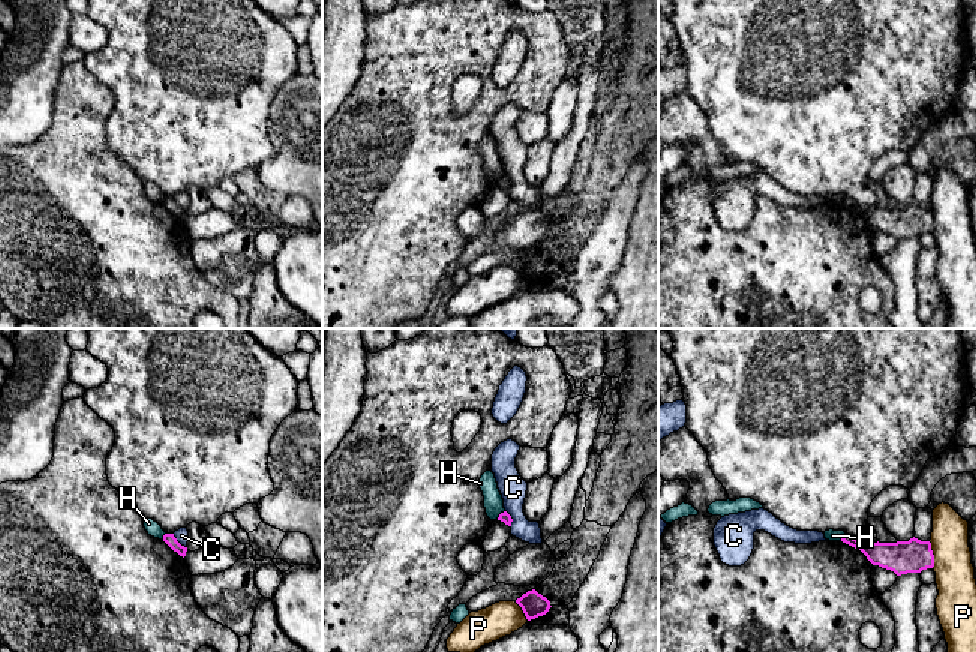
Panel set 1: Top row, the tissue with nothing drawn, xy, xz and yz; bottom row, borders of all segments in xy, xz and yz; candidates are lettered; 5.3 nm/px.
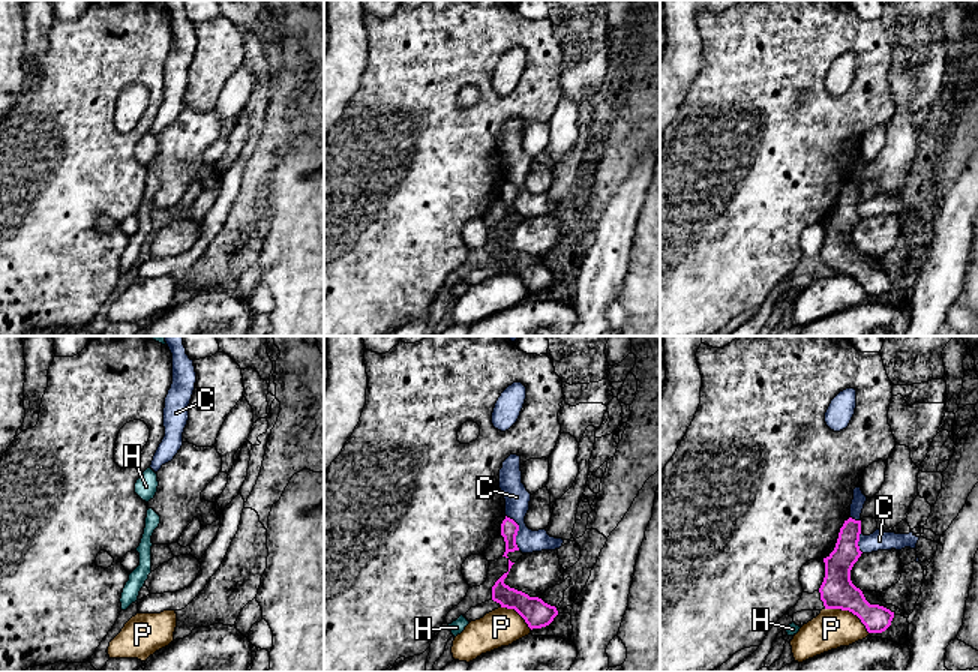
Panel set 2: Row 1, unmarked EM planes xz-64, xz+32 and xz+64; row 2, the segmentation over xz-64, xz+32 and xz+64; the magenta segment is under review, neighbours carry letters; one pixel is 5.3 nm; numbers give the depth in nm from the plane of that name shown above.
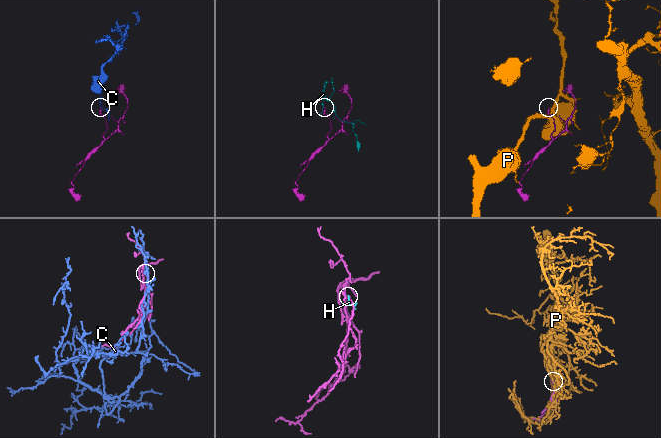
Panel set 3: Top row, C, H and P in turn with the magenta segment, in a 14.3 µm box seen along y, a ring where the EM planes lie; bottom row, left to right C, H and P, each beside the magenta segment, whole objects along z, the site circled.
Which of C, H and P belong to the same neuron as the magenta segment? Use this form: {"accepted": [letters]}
{"accepted": []}

